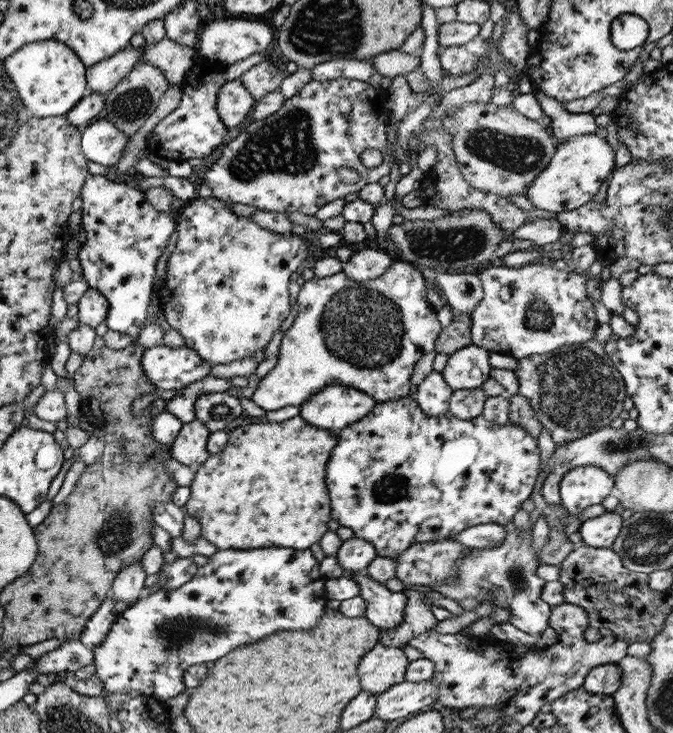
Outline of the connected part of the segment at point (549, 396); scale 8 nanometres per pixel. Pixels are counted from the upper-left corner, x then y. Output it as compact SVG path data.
M591 338L580 344L561 346L546 354L518 359L514 372L518 377L519 393L529 399L540 422L558 445L619 420L627 398L625 382L610 357L606 356L604 346Z

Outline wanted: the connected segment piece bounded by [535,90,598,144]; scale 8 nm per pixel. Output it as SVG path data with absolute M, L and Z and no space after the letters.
M536 92L535 96L540 101L540 107L546 116L546 124L552 132L557 144L564 143L577 135L596 133L596 116L592 113L573 114L568 112L556 98L550 98L542 92Z

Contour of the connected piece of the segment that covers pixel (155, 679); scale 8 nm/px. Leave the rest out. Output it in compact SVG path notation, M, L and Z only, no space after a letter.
M268 547L268 548L254 548L250 550L218 550L216 554L209 557L209 561L202 567L198 567L197 573L186 584L180 586L176 590L157 590L154 594L140 598L138 602L132 604L130 608L126 608L118 620L112 624L110 632L106 635L106 640L100 643L93 650L93 664L96 668L95 676L103 682L103 691L101 696L104 698L107 694L116 694L116 692L132 692L138 690L142 695L153 695L161 701L165 701L173 696L178 696L180 692L184 692L188 686L183 681L184 674L190 666L196 664L205 664L207 662L214 662L222 656L226 656L230 650L236 650L242 644L250 644L254 640L262 640L262 636L274 634L278 630L310 630L318 624L320 616L328 609L328 598L325 590L325 581L321 573L320 563L310 549L294 550L290 548Z

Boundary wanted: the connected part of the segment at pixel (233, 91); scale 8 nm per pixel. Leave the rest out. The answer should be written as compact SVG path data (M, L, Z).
M226 81L218 91L216 111L222 119L222 123L229 129L236 129L245 125L250 116L256 99L251 92L242 84L242 81Z

